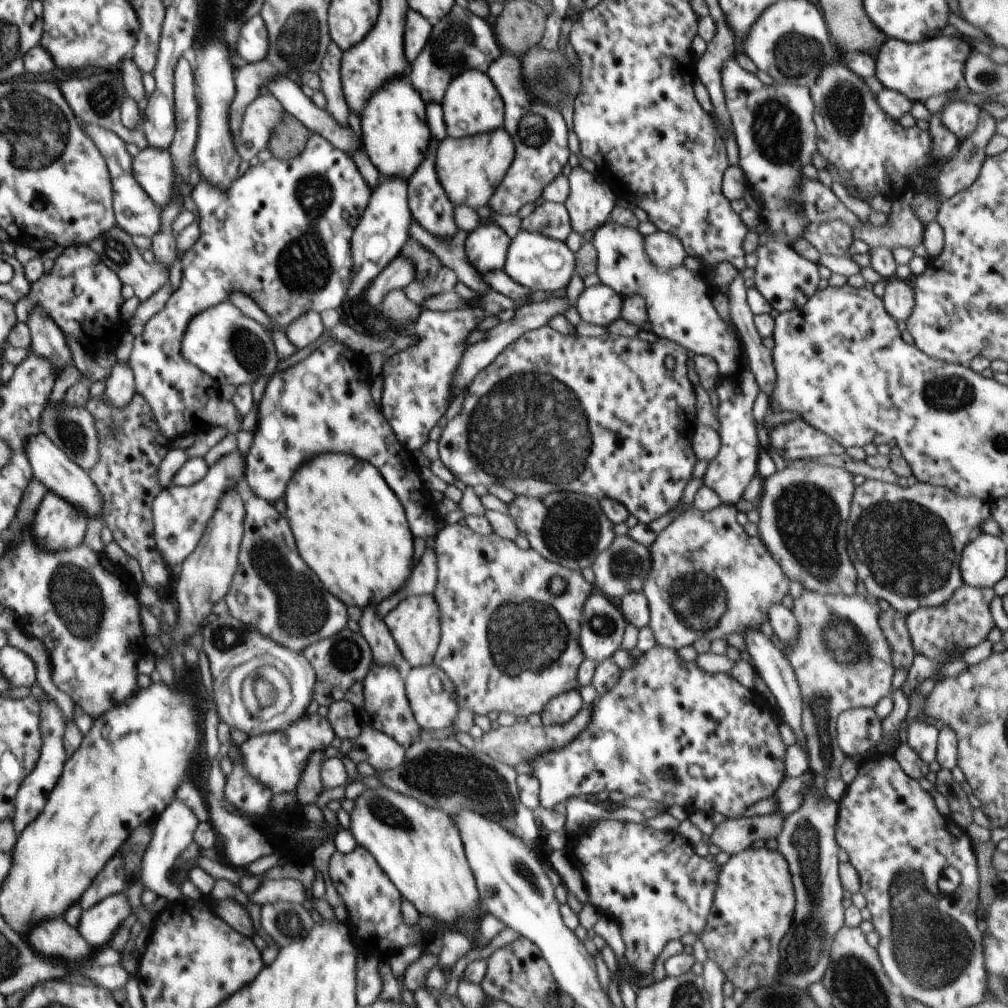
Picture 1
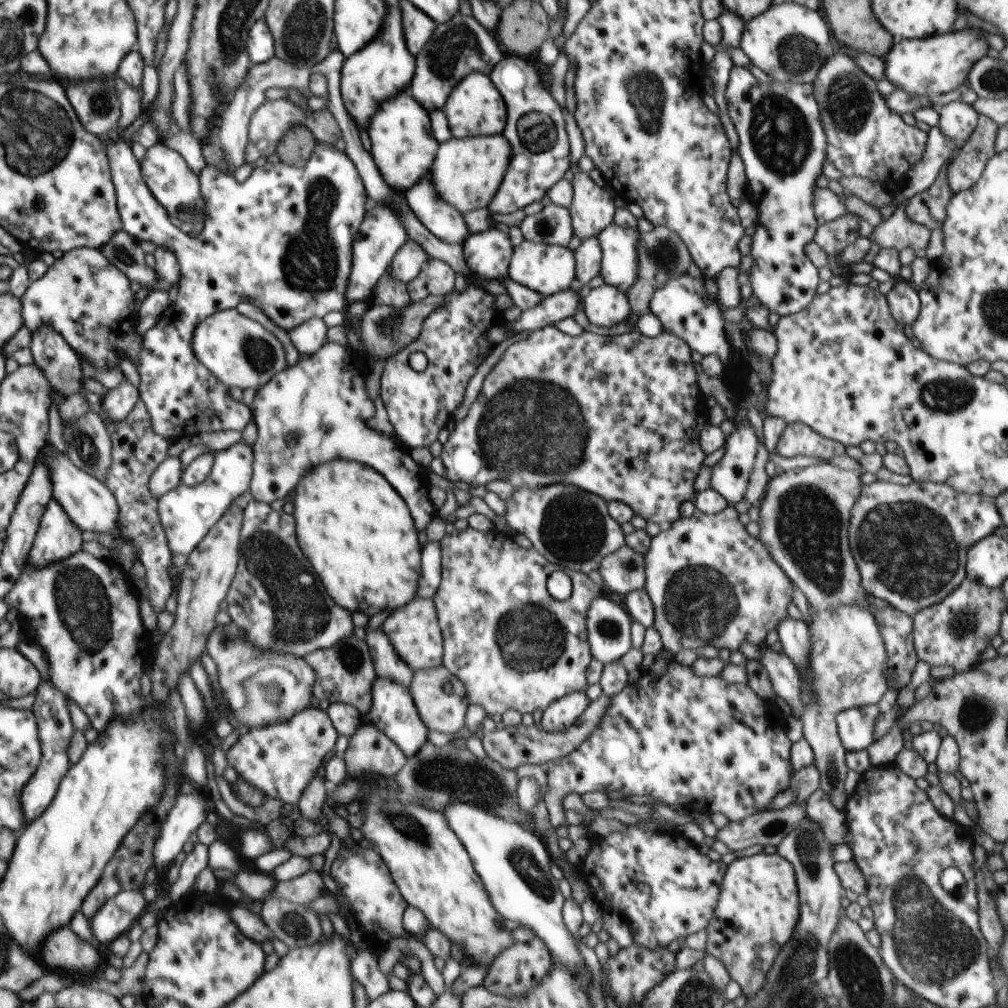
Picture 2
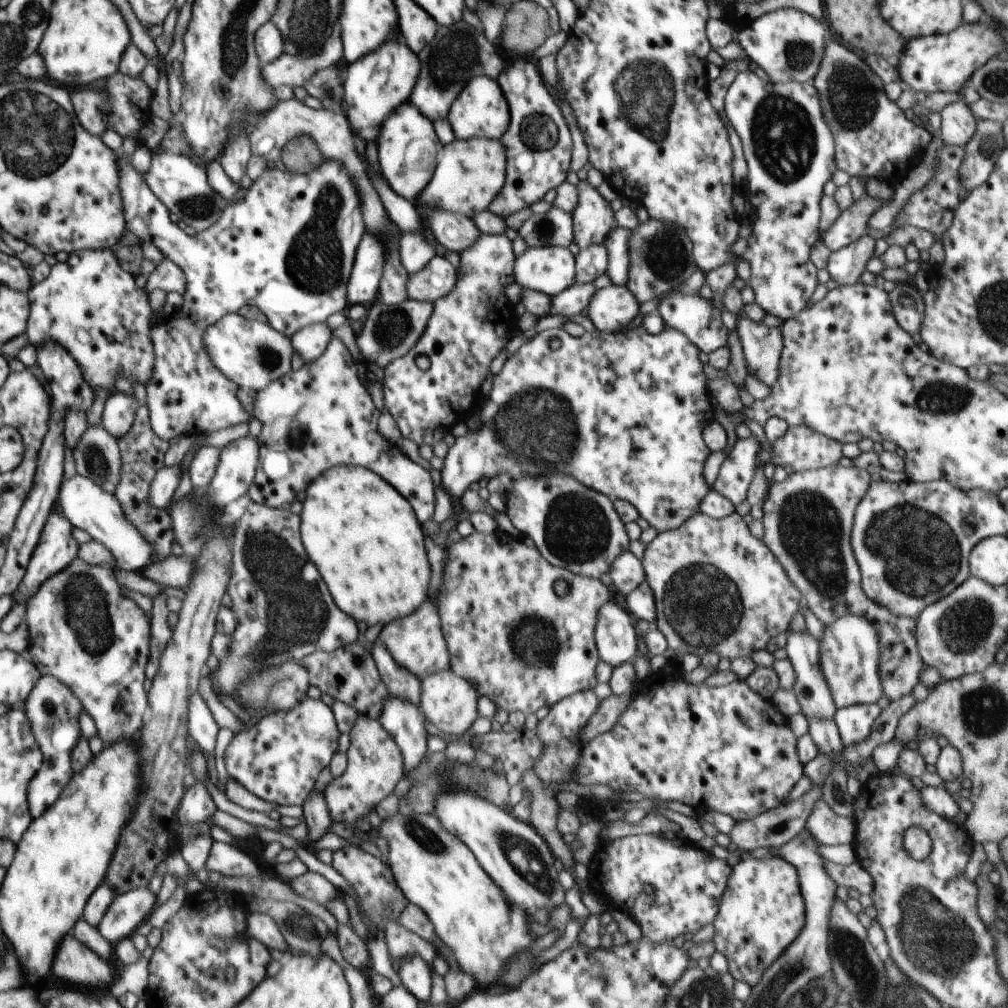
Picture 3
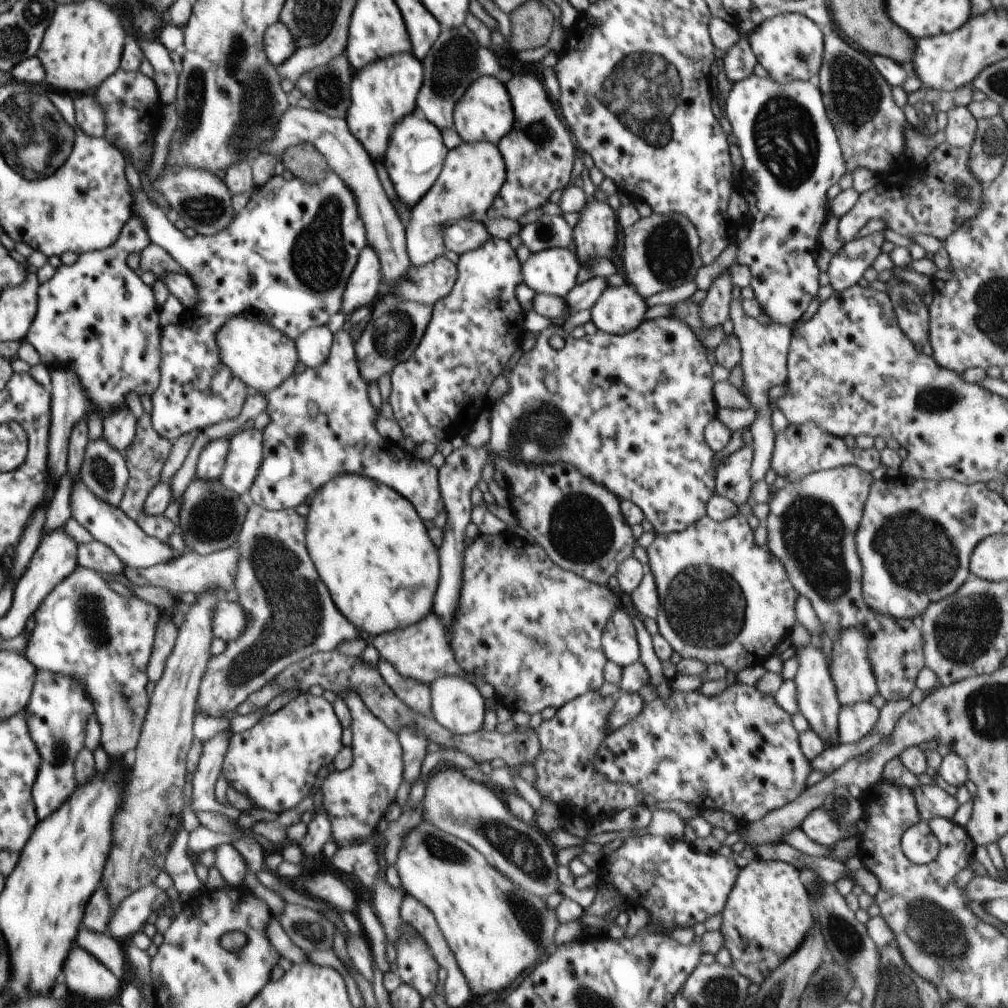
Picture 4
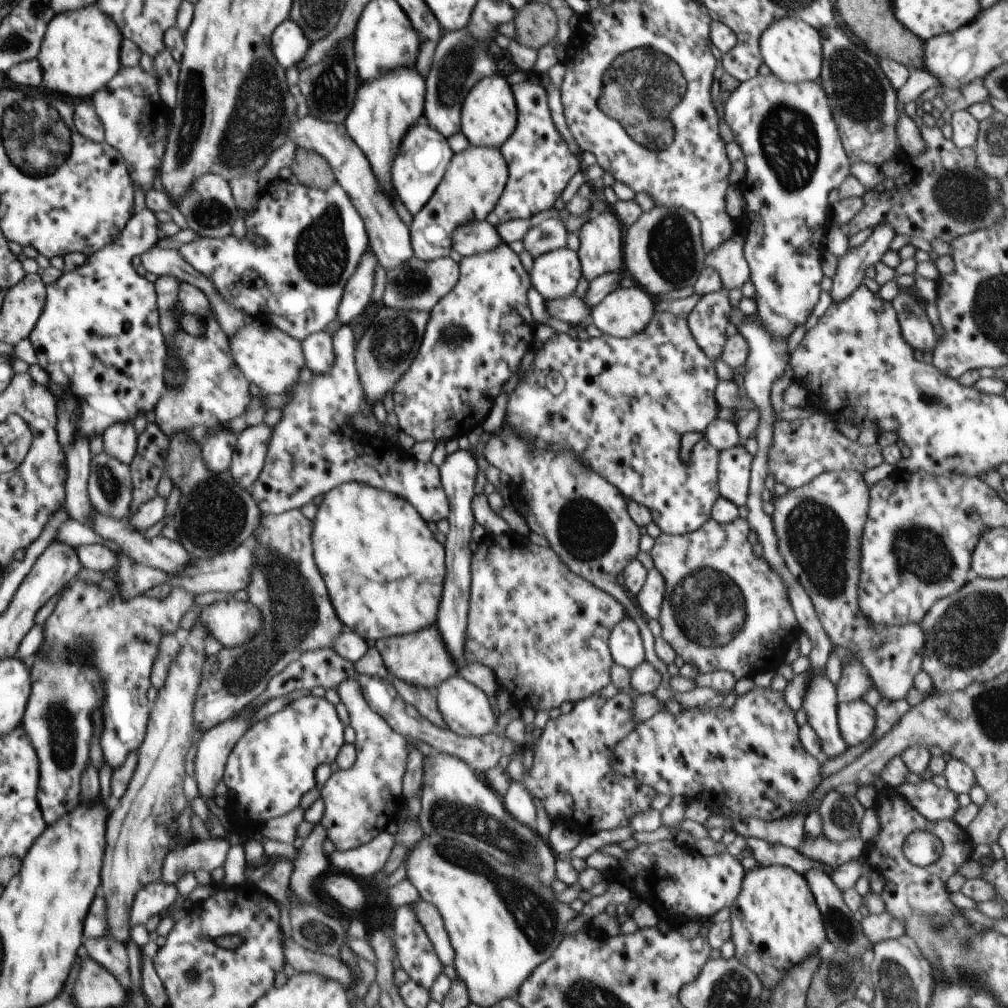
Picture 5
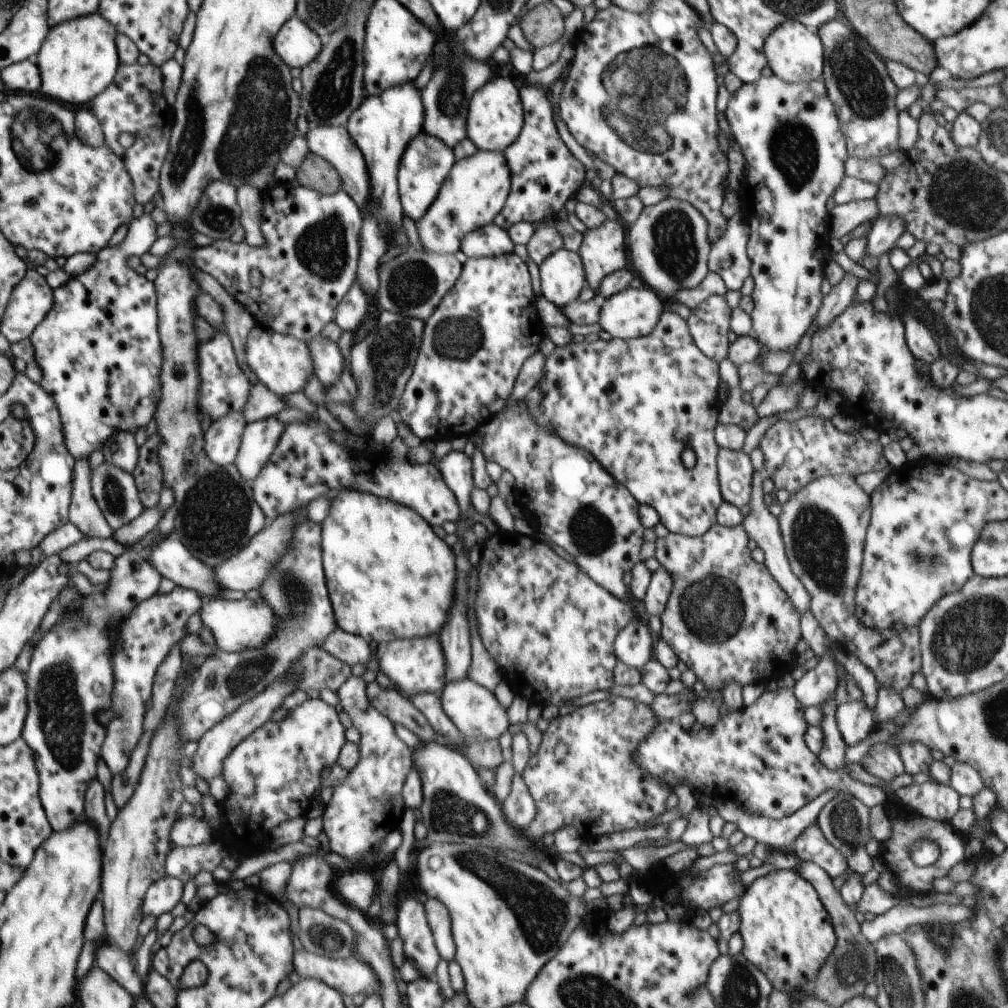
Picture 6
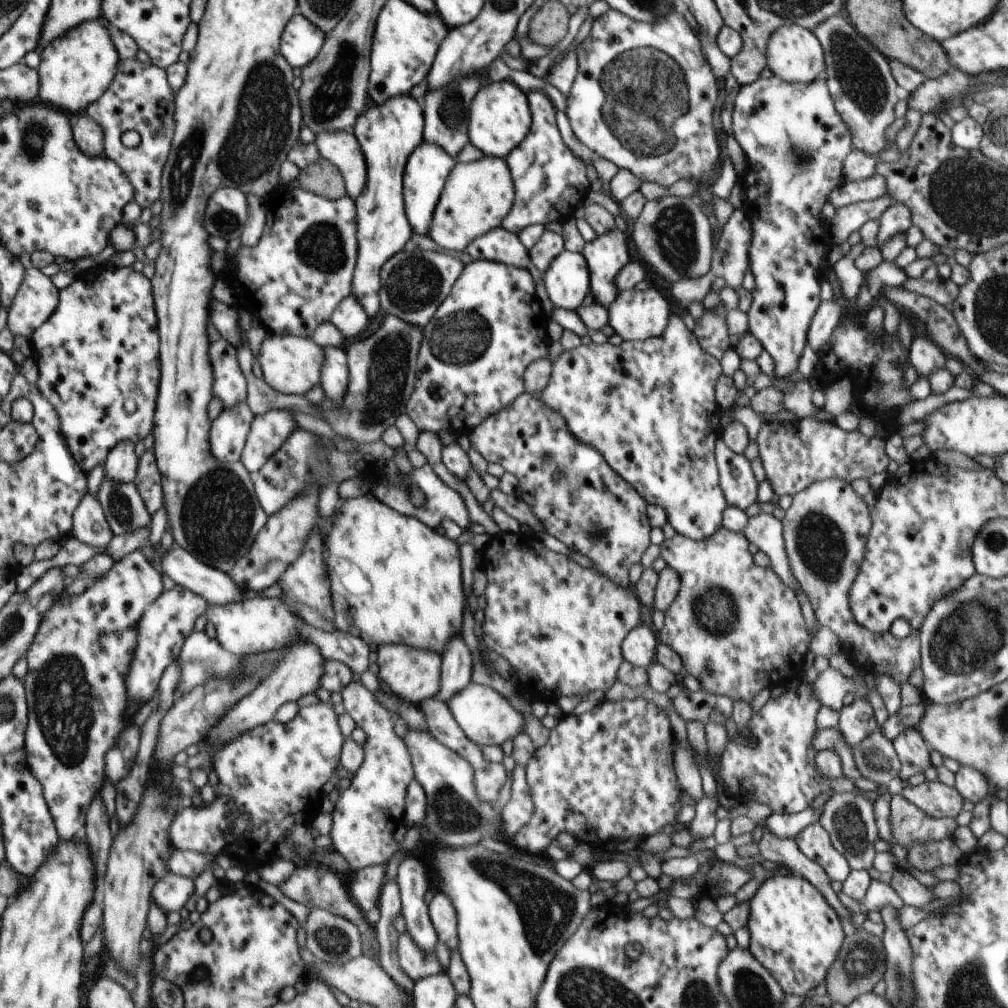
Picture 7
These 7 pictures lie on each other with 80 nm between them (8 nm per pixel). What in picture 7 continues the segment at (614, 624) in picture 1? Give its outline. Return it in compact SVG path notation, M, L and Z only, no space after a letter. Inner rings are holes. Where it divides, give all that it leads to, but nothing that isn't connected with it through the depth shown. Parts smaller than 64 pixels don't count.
M642 622L638 623L620 644L622 658L634 666L647 668L655 661L658 642L657 632L653 628L648 628Z

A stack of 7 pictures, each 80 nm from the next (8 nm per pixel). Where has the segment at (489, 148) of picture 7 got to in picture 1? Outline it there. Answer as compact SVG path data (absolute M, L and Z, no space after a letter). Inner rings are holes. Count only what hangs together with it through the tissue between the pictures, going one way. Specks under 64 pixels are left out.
M481 70L462 71L448 85L443 101L443 119L445 120L447 136L462 138L482 133L491 133L503 126L505 121L505 104L498 89L487 73Z

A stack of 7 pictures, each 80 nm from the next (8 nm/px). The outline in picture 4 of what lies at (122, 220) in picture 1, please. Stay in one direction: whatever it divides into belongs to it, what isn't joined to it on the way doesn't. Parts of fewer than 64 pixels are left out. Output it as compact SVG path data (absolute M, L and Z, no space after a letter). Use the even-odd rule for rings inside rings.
M332 170L321 183L313 184L296 177L286 180L274 175L251 194L246 207L235 214L229 228L214 236L187 238L168 221L166 211L152 204L142 189L134 198L134 217L144 223L151 242L164 248L186 270L199 296L197 308L189 310L181 322L163 327L161 332L161 384L150 396L151 414L158 434L173 443L186 432L202 432L222 420L232 420L242 410L248 386L223 363L217 343L217 334L227 320L240 313L254 313L294 340L308 329L327 325L334 314L341 312L348 279L360 251L367 246L367 238L352 191Z

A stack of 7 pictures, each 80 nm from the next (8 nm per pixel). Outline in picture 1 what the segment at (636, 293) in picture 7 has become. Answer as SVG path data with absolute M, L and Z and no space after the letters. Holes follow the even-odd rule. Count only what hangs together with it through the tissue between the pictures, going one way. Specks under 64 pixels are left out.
M599 283L584 289L578 298L576 308L584 322L607 327L621 318L623 300L615 290Z

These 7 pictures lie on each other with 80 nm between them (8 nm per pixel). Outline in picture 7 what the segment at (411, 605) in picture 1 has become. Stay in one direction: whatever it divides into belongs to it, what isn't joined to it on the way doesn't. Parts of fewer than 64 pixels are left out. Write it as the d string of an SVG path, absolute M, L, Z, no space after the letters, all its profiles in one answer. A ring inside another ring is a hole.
M386 644L375 648L378 653L377 677L386 682L400 699L418 706L422 700L435 697L440 690L442 654L406 644Z

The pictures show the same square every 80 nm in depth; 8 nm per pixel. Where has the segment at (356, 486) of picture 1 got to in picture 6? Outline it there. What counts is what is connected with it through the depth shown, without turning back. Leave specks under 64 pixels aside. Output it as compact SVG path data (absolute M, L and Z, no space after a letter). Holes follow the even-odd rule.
M344 490L332 502L330 514L322 528L322 558L329 598L337 627L341 630L364 638L375 647L397 639L436 636L446 624L448 610L454 604L456 556L452 547L438 538L426 520L412 508L376 498L372 494Z

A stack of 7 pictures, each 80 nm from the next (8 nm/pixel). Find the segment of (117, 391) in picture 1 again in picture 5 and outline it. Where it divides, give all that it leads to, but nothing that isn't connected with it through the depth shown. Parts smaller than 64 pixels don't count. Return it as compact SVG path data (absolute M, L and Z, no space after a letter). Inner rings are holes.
M117 423L103 434L104 453L130 466L136 457L137 434L130 423Z

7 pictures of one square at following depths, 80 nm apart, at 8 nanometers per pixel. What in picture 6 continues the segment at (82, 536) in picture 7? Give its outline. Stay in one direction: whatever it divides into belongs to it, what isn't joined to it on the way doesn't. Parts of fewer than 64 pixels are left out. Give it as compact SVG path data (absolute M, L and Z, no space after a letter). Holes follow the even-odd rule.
M74 460L73 495L70 498L69 522L89 538L113 538L113 530L104 519L91 492L89 460Z

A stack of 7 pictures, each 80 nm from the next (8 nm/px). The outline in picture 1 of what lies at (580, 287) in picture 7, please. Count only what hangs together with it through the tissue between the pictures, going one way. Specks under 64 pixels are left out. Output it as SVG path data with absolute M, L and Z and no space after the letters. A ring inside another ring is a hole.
M522 231L511 240L503 271L531 291L556 292L566 289L575 271L575 253L564 242Z

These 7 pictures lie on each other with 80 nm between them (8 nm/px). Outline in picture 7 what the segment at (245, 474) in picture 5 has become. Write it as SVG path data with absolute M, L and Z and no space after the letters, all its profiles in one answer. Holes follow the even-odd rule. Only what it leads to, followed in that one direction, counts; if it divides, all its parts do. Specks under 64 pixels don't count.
M270 410L255 416L246 436L240 462L250 474L258 472L278 452L286 438L296 430L296 420L286 410Z

